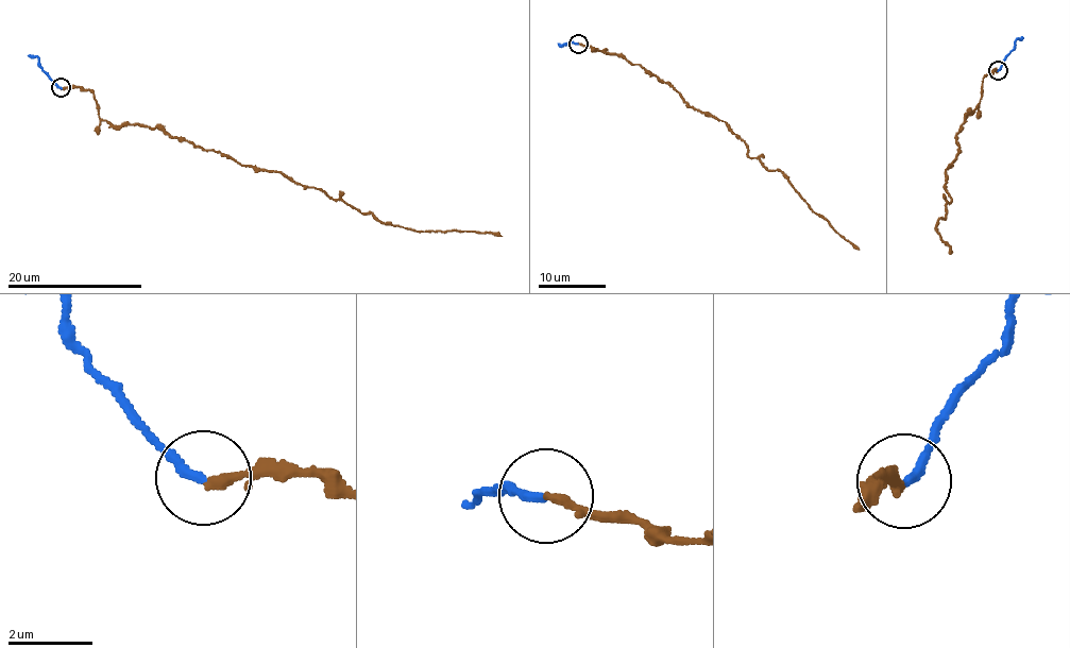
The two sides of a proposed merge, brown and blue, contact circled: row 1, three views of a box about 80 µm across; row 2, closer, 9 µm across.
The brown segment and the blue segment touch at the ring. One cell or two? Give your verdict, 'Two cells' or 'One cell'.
One cell

